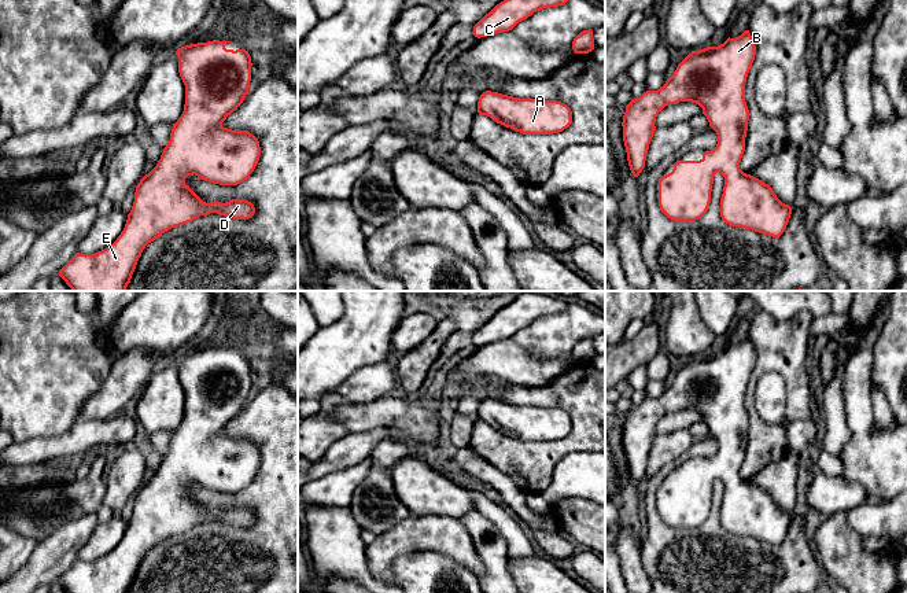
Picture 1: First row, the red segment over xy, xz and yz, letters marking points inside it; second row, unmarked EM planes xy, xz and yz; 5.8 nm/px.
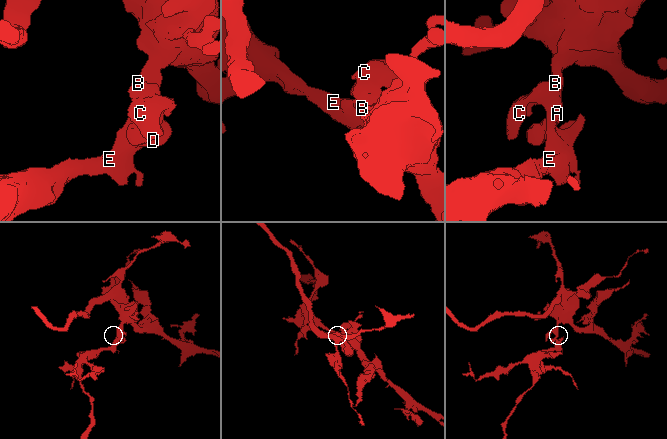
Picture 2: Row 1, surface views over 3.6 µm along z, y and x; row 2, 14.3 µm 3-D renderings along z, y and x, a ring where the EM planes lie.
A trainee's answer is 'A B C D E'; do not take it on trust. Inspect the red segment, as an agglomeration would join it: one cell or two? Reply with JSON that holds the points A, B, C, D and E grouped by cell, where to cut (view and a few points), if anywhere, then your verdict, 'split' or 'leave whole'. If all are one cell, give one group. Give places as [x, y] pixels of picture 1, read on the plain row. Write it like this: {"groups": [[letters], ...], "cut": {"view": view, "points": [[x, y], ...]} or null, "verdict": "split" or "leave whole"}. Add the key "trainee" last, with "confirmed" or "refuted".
{"groups": [["A", "B", "C", "D", "E"]], "cut": null, "verdict": "leave whole", "trainee": "confirmed"}

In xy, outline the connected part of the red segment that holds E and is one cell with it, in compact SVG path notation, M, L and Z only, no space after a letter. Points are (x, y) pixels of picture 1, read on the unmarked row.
M213 347L185 353L176 358L178 365L178 380L185 393L184 419L178 428L173 431L170 447L163 456L156 474L137 491L134 509L121 542L111 553L102 559L95 561L77 560L58 581L67 593L128 593L145 553L169 537L192 530L200 523L207 523L210 520L217 520L235 527L248 527L254 523L255 515L246 507L232 507L226 511L217 508L204 511L185 491L185 486L195 482L209 490L220 493L237 493L250 485L259 468L261 454L254 442L251 442L248 438L232 438L222 434L226 424L243 410L246 402L248 401L252 373L248 358L226 357L226 350L232 349Z

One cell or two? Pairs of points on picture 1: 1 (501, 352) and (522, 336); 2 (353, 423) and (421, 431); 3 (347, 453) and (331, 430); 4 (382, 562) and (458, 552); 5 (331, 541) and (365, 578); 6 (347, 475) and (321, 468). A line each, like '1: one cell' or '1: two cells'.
1: two cells
2: one cell
3: two cells
4: one cell
5: one cell
6: two cells

